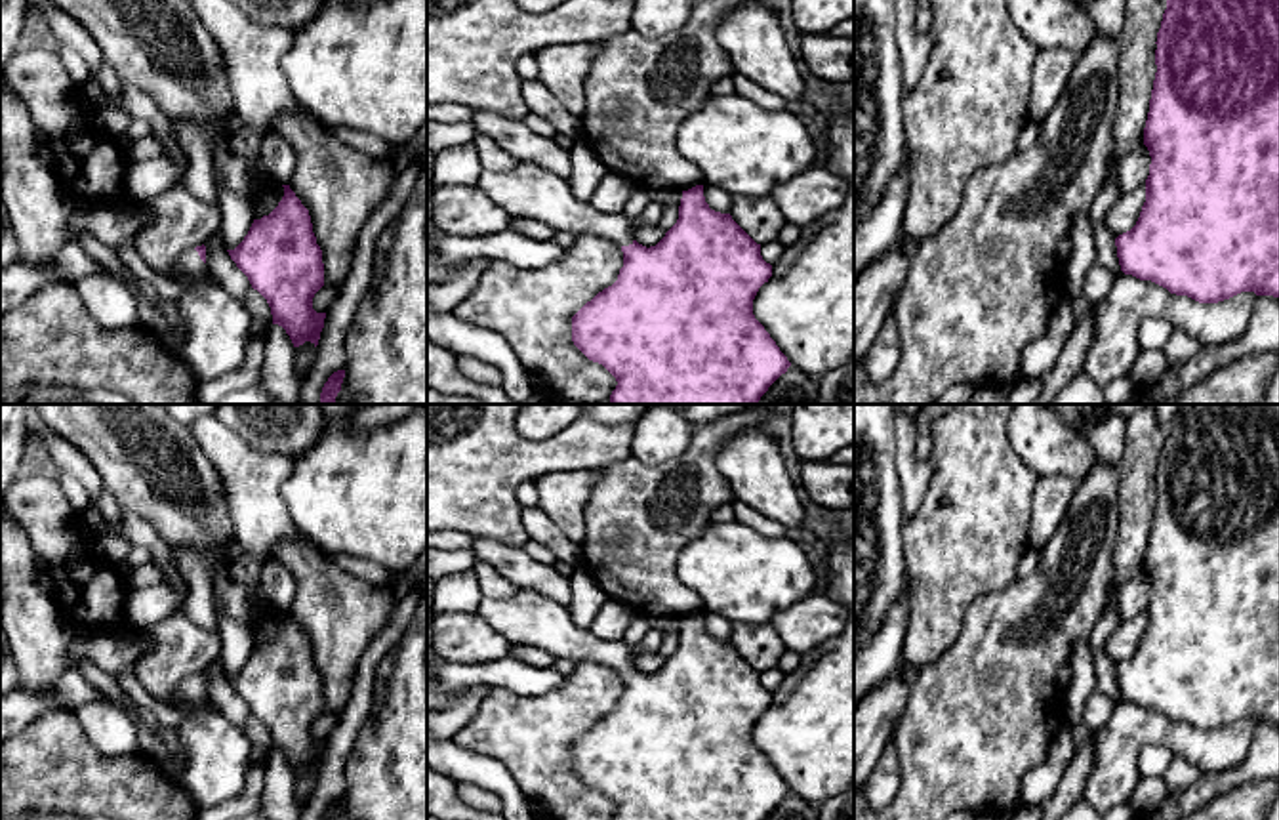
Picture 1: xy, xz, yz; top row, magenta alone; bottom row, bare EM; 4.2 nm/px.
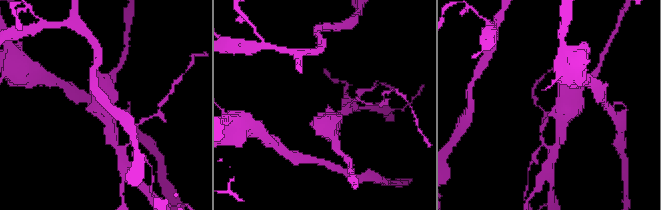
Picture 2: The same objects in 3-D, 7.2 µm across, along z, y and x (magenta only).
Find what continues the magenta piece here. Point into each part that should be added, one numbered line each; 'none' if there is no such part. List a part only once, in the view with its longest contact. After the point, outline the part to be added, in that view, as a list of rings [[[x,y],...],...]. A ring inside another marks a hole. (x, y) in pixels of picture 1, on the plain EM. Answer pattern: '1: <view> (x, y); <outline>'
1: xy (189, 691); [[[194,675],[187,677],[179,687],[177,687],[177,696],[191,704],[202,704],[206,698],[204,688],[200,687],[198,679]]]

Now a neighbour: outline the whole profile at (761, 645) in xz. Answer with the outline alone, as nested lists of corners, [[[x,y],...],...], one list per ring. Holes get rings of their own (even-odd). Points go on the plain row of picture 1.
[[[770,624],[734,625],[730,643],[757,671],[778,667],[787,650]]]

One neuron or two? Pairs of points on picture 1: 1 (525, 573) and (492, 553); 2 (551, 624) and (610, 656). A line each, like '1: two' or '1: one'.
1: one
2: one

